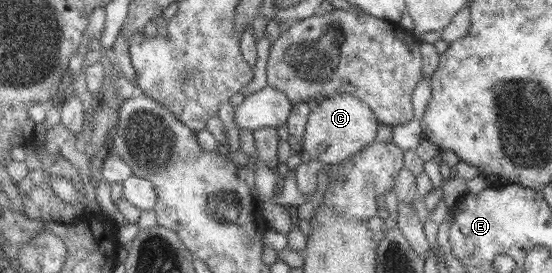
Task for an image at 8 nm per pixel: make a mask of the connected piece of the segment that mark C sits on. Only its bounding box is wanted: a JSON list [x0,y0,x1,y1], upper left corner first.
[301,93,378,166]

